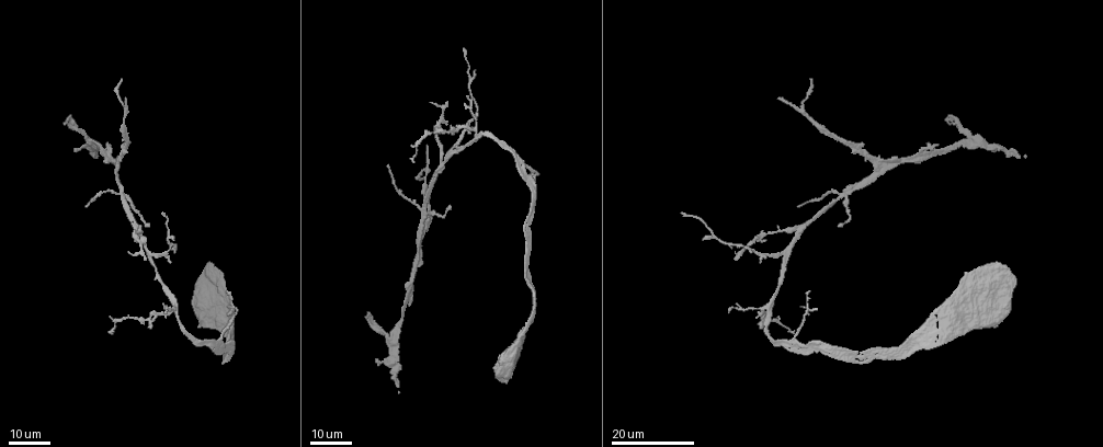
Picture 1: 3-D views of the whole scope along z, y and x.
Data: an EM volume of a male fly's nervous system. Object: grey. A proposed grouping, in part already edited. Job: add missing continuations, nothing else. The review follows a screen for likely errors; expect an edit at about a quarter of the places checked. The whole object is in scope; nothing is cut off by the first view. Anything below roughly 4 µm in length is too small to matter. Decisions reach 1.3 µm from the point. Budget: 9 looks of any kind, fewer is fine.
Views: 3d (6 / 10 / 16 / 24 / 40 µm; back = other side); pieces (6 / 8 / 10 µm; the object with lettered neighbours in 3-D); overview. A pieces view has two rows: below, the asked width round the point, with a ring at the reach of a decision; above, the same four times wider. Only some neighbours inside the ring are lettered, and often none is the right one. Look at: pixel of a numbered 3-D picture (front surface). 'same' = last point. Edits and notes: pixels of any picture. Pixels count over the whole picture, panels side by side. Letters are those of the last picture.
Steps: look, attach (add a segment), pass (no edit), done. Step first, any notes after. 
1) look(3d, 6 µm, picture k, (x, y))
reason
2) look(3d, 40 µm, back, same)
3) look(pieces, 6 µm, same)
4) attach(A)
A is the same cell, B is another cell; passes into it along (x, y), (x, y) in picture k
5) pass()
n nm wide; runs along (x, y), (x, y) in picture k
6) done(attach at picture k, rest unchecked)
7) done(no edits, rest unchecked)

look(3d, 24 µm, picture 1, (780, 97))
an open end

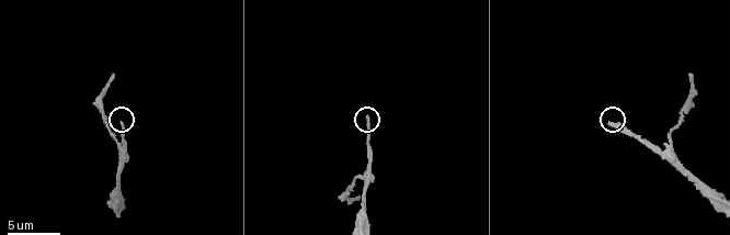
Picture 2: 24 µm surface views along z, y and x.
look(pieces, 6 µm, picture 2, (120, 123))

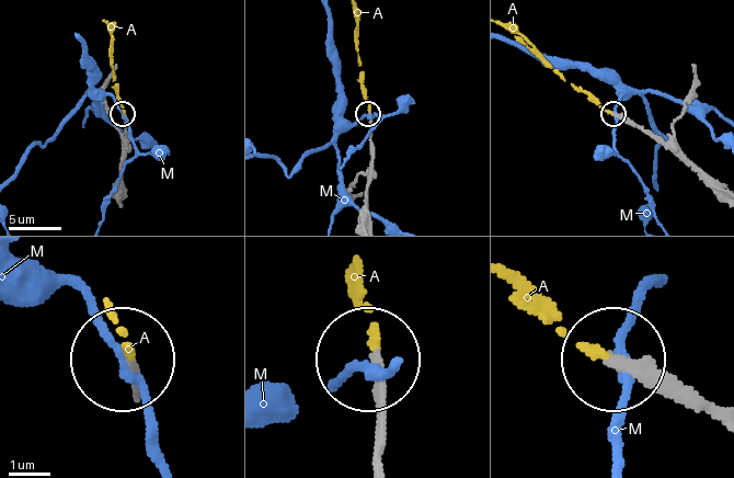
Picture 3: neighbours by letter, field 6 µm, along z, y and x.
attach(A)
A is the same cell, M is another cell; passes into it along (385, 462), (385, 377), (364, 283) in picture 3; it goes on there

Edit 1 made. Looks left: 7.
look(overview)

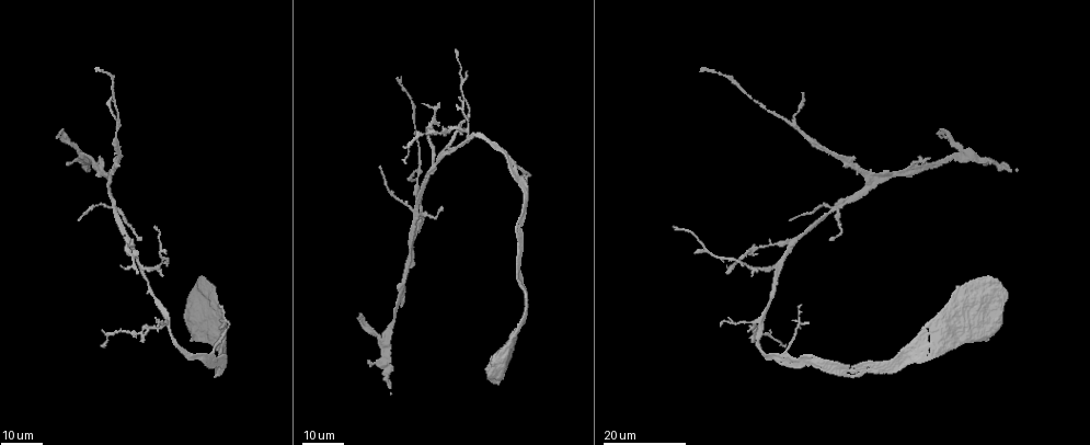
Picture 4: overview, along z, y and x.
look(3d, 16 µm, picture 4, (360, 313))
an open end

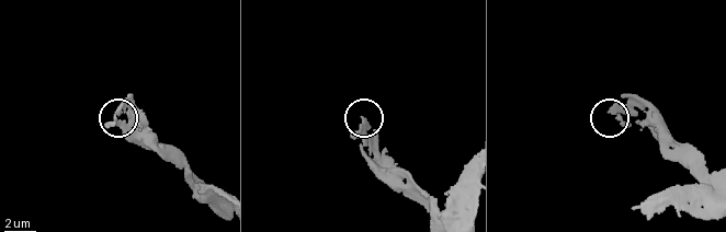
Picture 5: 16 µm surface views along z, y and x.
look(pieces, 6 µm, picture 5, (361, 121))

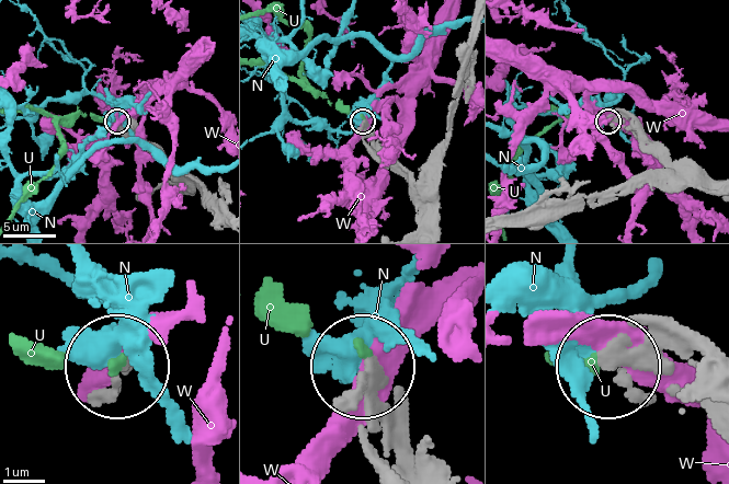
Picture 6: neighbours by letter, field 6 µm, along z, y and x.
attach(U)
U is the same cell, N and W are other cells; passes into it along (385, 465), (367, 437), (364, 350), (263, 312) in picture 6; it goes on there

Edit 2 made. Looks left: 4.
look(3d, 16 µm, picture 4, (391, 392))
an open end

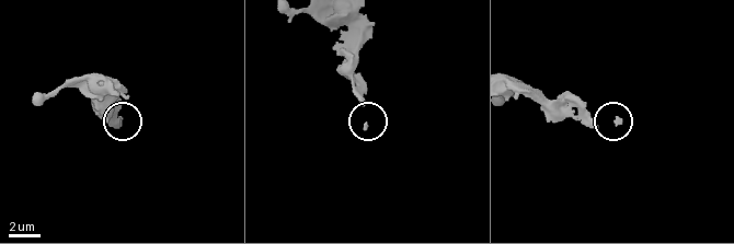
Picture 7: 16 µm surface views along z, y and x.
look(pieces, 6 µm, picture 7, (364, 128))
see the neighbours

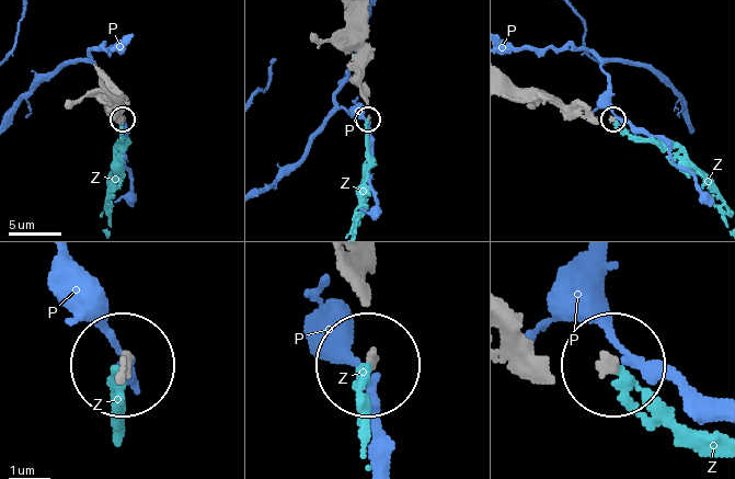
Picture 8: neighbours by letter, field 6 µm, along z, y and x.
attach(Z)
Z is the same cell, P is another cell; passes into it along (509, 328), (540, 356), (624, 373), (708, 433) in picture 8; the neuron continues

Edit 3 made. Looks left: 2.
look(3d, 16 µm, picture 4, (66, 162))
an open end

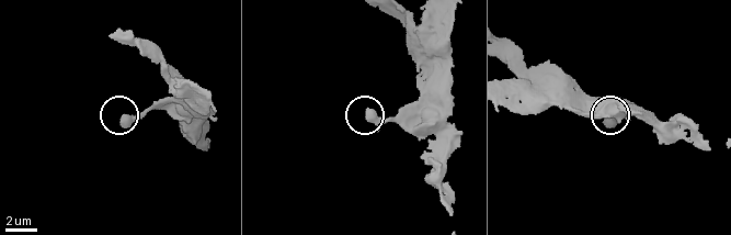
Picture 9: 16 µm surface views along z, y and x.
look(pieces, 6 µm, picture 9, (124, 122))

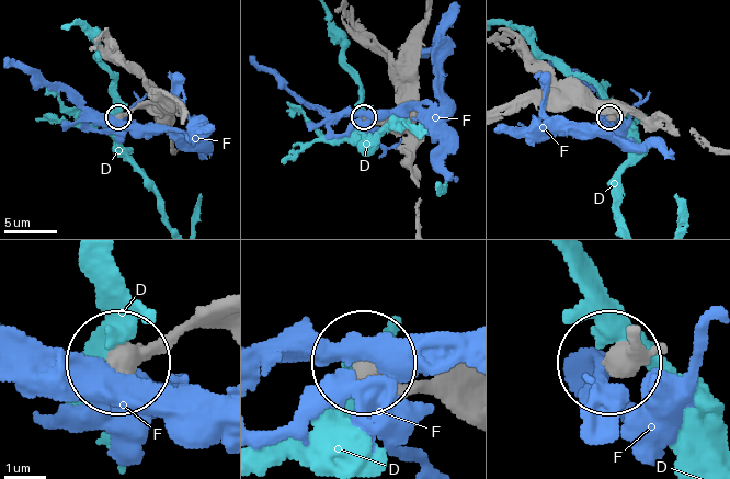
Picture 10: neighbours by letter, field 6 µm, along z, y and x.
pass()
D and F are other cells; runs along (215, 301), (124, 357) in picture 10; none of them fits

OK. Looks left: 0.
done(attach at picture 3, attach at picture 6, attach at picture 8, rest unchecked)

